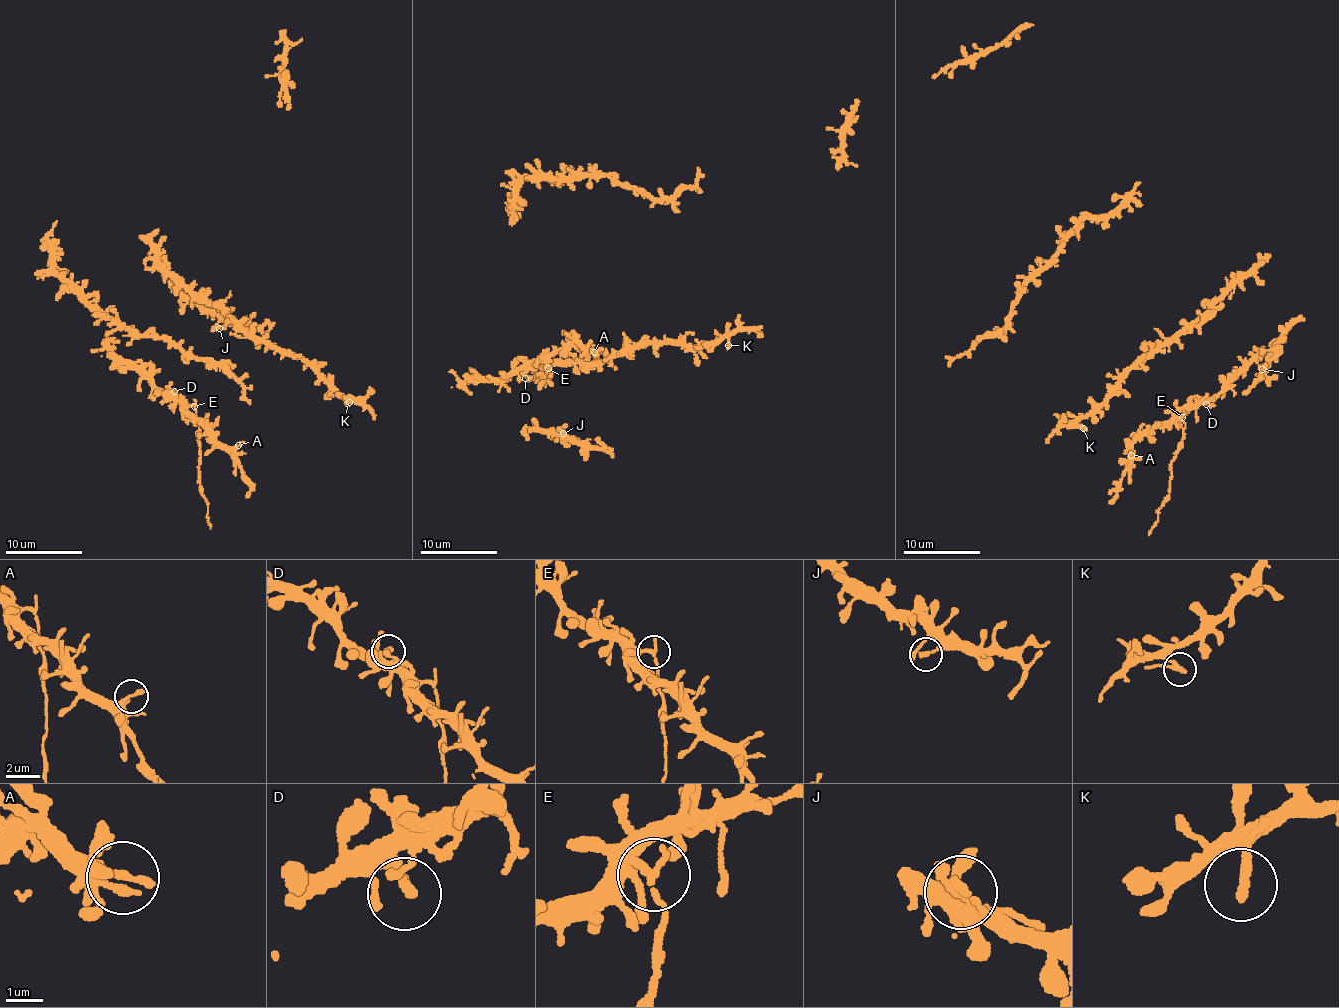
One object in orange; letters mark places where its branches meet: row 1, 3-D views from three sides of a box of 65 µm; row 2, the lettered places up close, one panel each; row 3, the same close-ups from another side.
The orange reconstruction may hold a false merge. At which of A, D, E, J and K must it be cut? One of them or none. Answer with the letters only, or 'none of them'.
E

